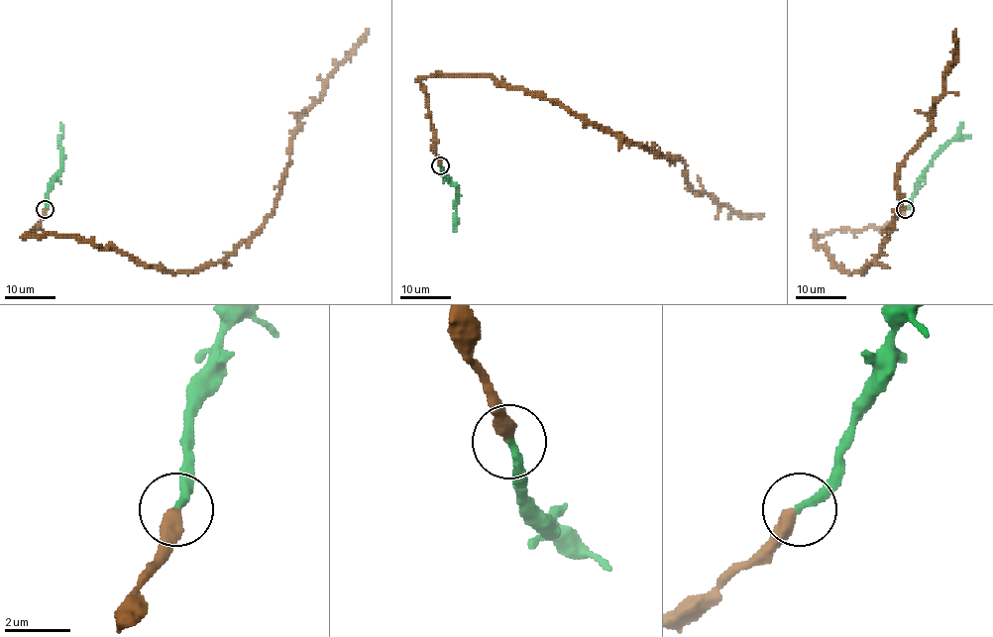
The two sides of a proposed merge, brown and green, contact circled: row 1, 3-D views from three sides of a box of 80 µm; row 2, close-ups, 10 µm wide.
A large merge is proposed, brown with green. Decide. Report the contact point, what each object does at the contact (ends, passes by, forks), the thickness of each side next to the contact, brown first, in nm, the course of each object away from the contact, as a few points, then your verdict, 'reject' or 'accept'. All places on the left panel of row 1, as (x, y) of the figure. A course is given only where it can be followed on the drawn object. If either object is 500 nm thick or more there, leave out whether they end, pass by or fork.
(45, 209) | brown ends | green ends | 440/240 nm | brown via (45, 210), (25, 235), (76, 235), (173, 271), (223, 261), (271, 212), (297, 119), (368, 29) | green via (45, 210), (48, 193), (61, 166), (59, 123) | accept

